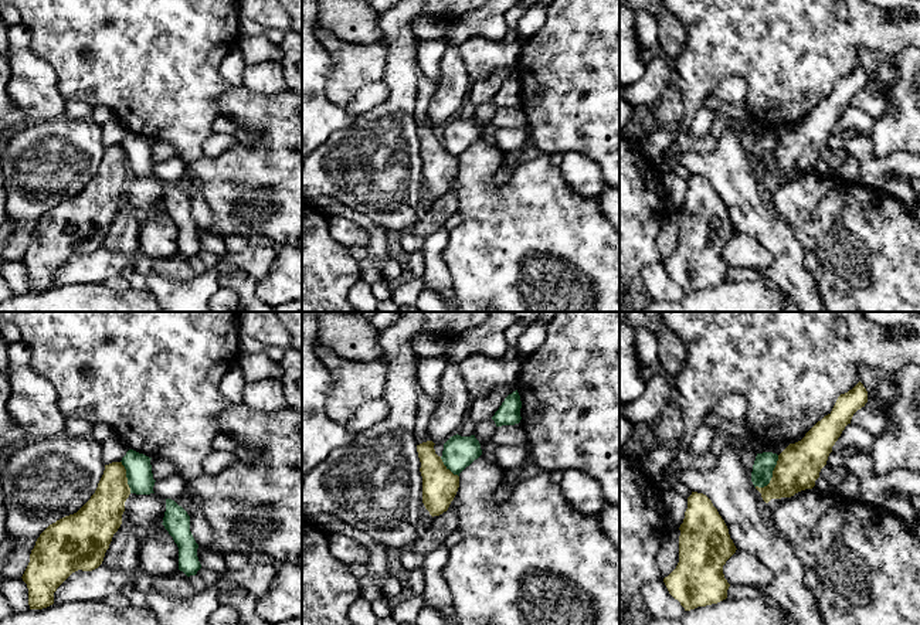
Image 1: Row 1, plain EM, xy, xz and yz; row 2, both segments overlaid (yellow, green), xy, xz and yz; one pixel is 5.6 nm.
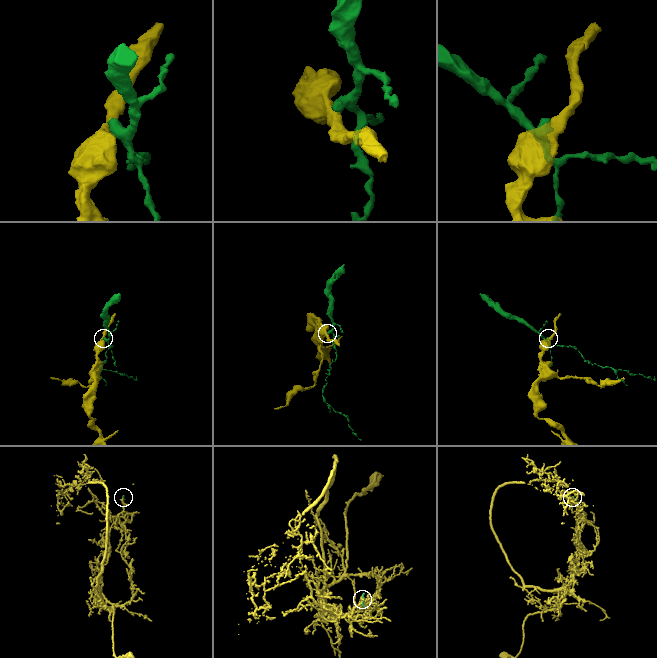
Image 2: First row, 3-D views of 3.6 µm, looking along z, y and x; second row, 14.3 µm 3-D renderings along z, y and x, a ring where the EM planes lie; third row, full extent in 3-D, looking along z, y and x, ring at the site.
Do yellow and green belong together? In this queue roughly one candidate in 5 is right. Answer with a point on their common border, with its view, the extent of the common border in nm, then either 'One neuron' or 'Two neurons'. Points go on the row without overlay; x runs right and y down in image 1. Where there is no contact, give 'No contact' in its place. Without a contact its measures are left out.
Touches yellow at yz (773, 159). Shared border 240 nm. Two neurons

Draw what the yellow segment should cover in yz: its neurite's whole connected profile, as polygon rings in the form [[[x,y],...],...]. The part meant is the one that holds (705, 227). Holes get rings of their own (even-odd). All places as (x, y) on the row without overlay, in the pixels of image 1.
[[[692,174],[679,213],[679,245],[663,261],[669,276],[685,293],[726,282],[730,266],[724,261],[723,248],[737,231],[706,177]]]

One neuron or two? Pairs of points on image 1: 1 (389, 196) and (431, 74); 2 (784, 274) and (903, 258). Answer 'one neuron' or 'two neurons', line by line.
1: two neurons
2: two neurons

